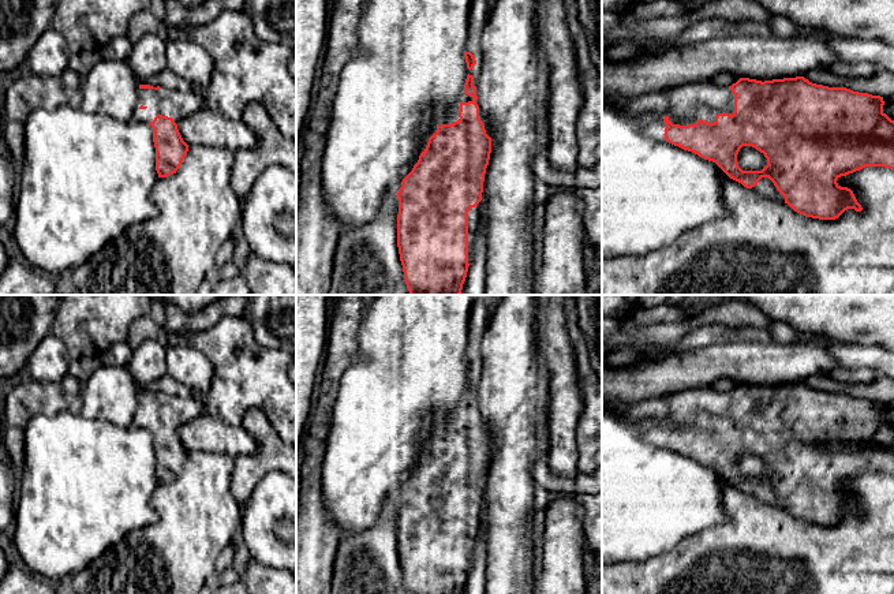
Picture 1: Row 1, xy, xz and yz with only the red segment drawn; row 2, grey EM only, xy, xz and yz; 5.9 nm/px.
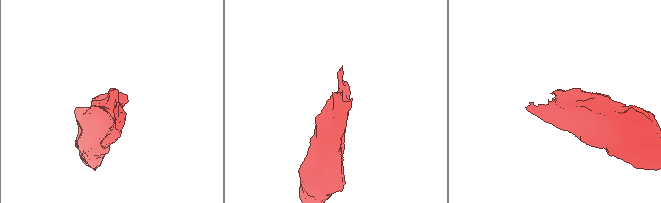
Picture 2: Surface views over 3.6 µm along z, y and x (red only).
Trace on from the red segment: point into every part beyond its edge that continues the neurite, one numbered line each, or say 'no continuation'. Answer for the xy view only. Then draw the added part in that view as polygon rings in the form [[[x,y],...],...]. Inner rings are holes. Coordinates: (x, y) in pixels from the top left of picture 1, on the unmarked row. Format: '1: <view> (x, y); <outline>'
1: xy (176, 410); [[[194,393],[188,397],[164,395],[138,395],[132,426],[150,429],[157,421],[172,423],[177,430],[205,411],[205,396]]]

